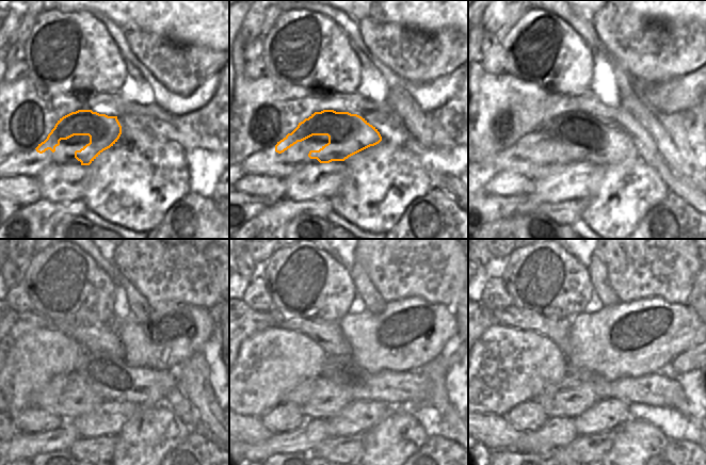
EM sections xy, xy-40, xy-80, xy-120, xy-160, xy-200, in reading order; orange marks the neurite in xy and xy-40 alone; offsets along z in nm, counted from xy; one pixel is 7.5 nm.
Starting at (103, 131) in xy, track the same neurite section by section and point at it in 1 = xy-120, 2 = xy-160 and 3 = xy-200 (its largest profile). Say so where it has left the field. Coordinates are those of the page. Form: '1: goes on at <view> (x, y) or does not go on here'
1: goes on at xy-120 (111, 378)
2: goes on at xy-160 (399, 389)
3: goes on at xy-200 (661, 388)

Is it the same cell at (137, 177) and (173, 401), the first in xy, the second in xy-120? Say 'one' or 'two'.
two

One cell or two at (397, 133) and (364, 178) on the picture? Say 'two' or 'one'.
two

